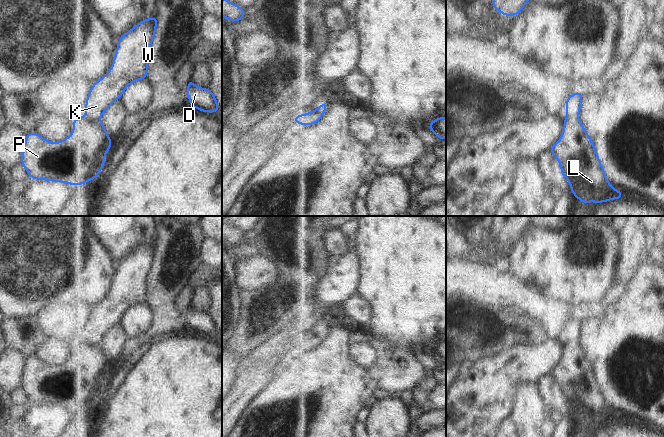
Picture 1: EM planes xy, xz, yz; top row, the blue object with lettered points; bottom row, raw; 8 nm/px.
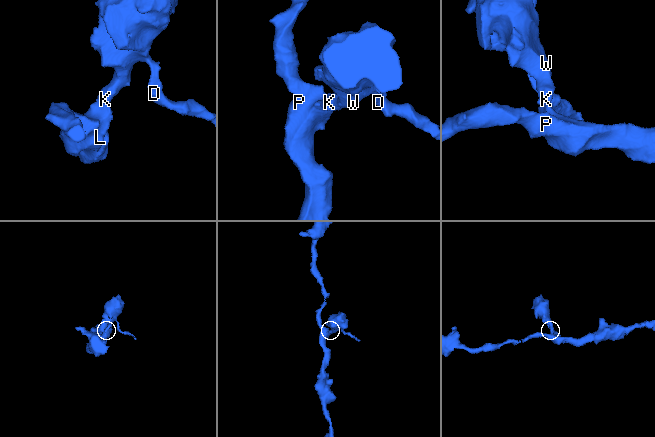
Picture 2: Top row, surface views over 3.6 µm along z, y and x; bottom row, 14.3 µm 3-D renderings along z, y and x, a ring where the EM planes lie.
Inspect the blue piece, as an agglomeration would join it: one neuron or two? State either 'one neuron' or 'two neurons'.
one neuron

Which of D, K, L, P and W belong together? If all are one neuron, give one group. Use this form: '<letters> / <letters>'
D K L P W

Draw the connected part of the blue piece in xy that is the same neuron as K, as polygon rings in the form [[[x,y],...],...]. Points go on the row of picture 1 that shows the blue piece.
[[[159,17],[144,19],[117,41],[113,65],[104,77],[93,83],[85,103],[86,115],[73,118],[74,132],[66,139],[50,142],[34,131],[27,133],[20,164],[24,166],[31,179],[62,182],[68,185],[84,185],[90,180],[97,179],[105,165],[105,154],[113,145],[99,117],[114,101],[121,98],[131,83],[147,80],[147,56],[153,44],[158,21]]]

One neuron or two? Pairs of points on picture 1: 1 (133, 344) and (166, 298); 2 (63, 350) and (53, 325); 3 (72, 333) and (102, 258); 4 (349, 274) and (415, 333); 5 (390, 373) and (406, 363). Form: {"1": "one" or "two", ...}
{"1": "one", "2": "two", "3": "two", "4": "two", "5": "one"}

